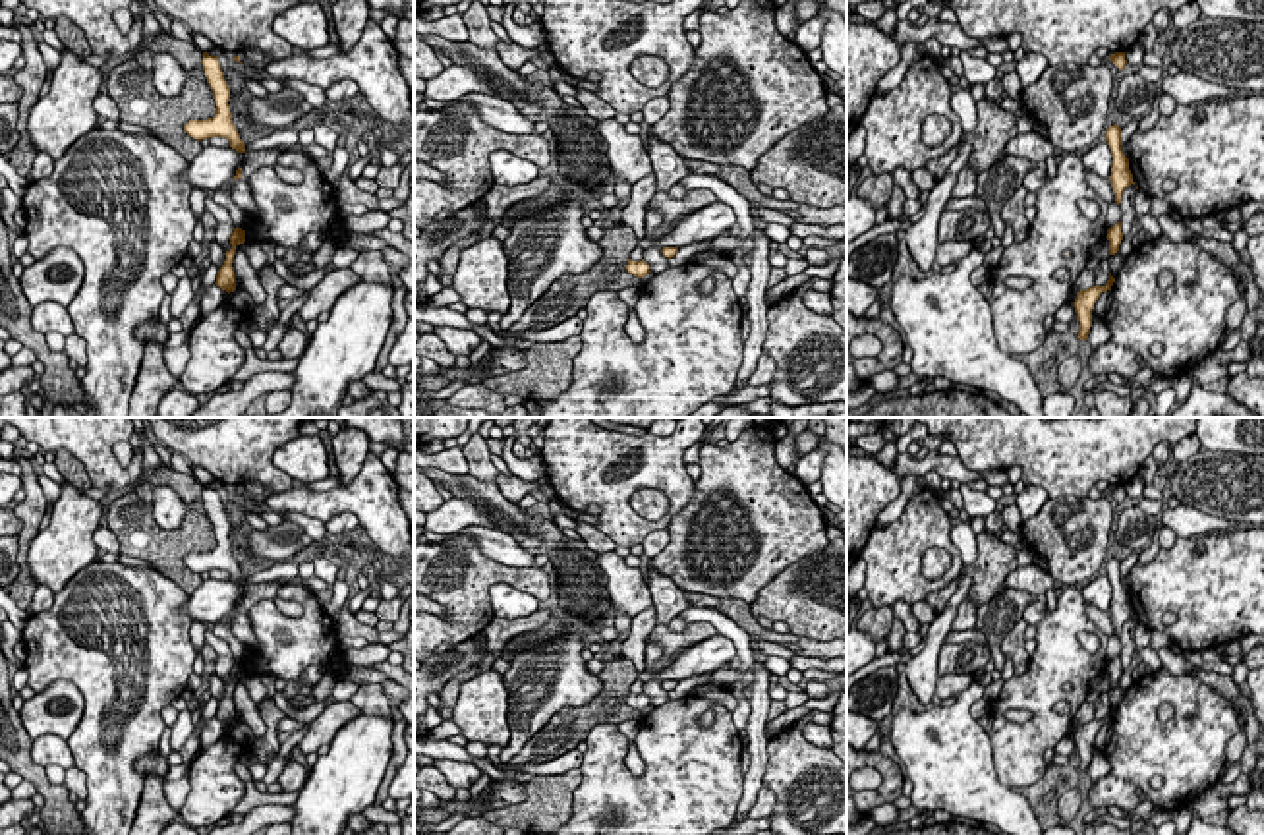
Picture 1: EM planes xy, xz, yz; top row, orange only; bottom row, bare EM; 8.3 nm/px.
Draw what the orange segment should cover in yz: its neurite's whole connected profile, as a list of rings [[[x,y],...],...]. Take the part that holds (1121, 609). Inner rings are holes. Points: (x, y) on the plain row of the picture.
[[[1117,557],[1109,559],[1106,564],[1106,574],[1111,582],[1111,620],[1115,626],[1115,636],[1121,636],[1123,622],[1129,620],[1133,615],[1133,607],[1129,603],[1129,591],[1121,584],[1121,561]]]

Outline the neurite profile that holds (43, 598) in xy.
[[[37,586],[31,603],[27,605],[27,615],[37,615],[48,611],[54,605],[54,593],[48,586]]]

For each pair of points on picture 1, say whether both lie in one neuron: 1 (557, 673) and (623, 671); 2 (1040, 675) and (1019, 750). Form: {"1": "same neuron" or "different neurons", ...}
{"1": "different neurons", "2": "same neuron"}

